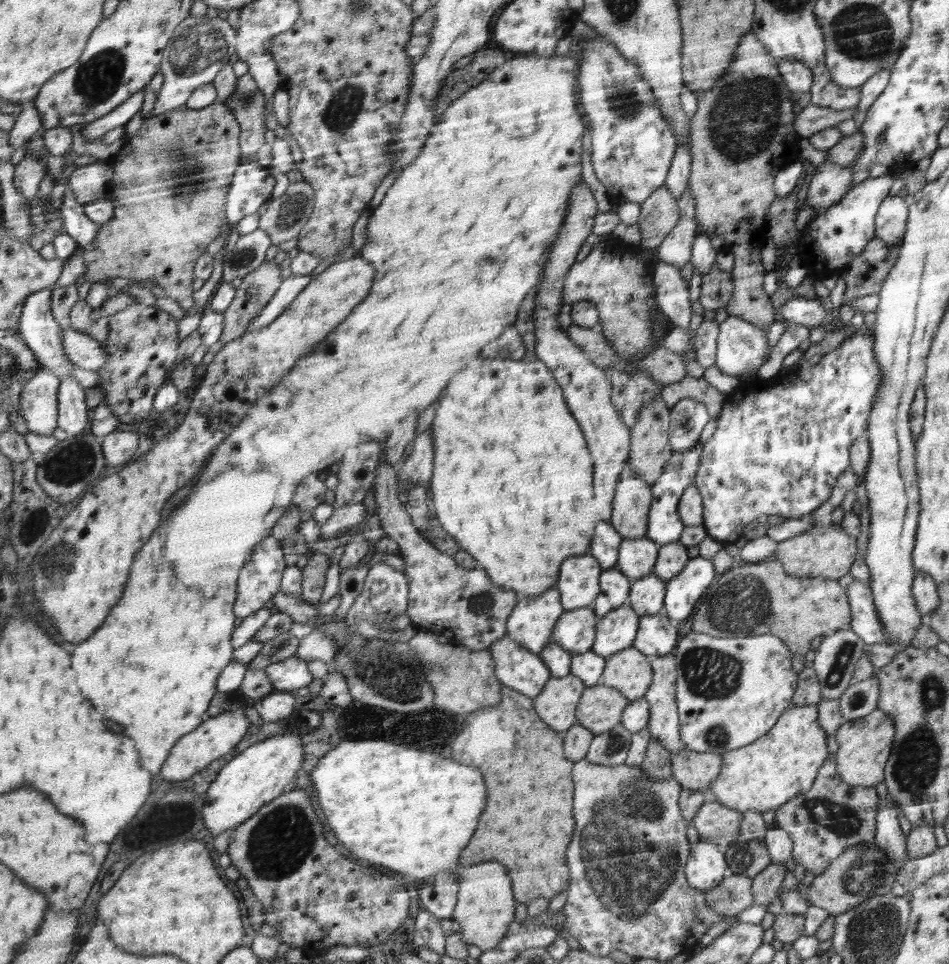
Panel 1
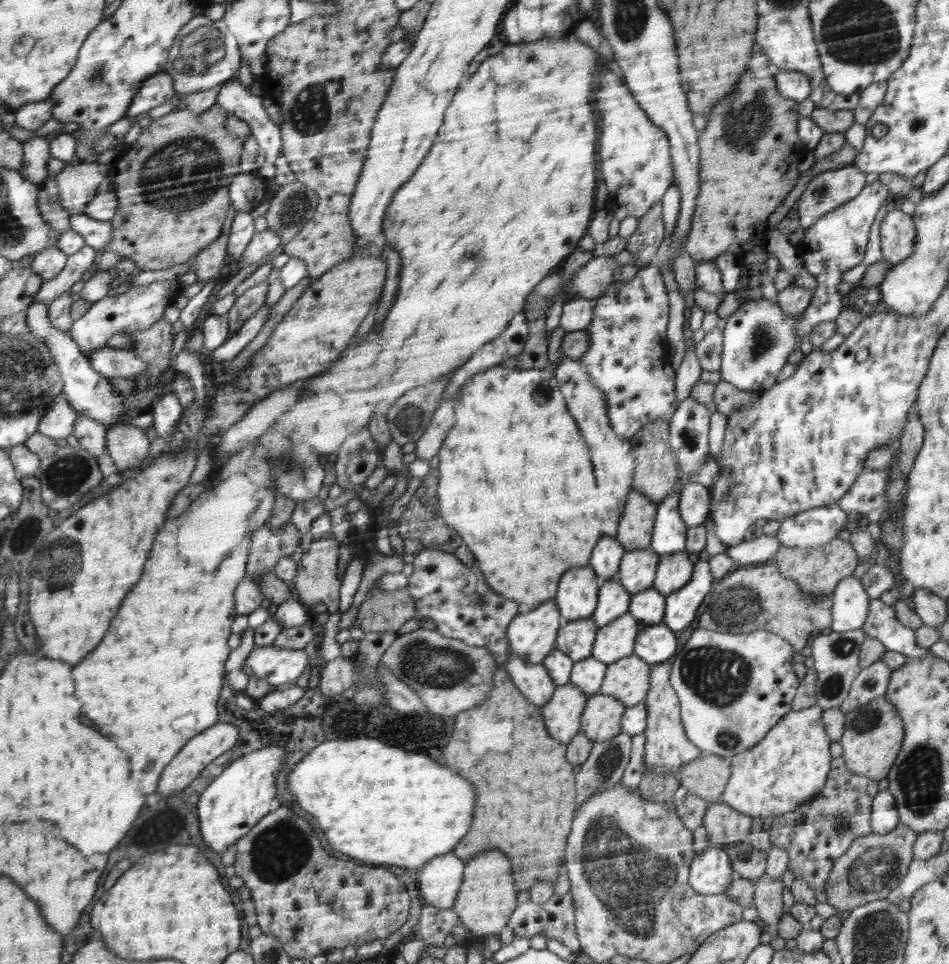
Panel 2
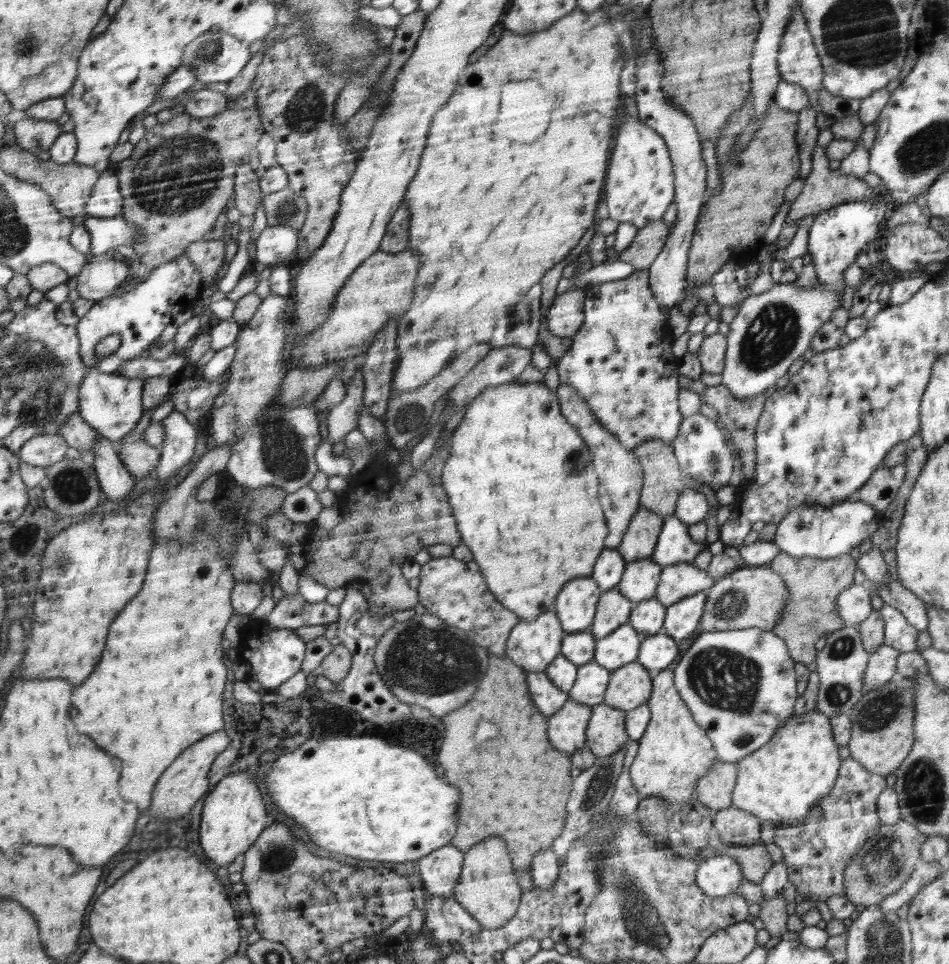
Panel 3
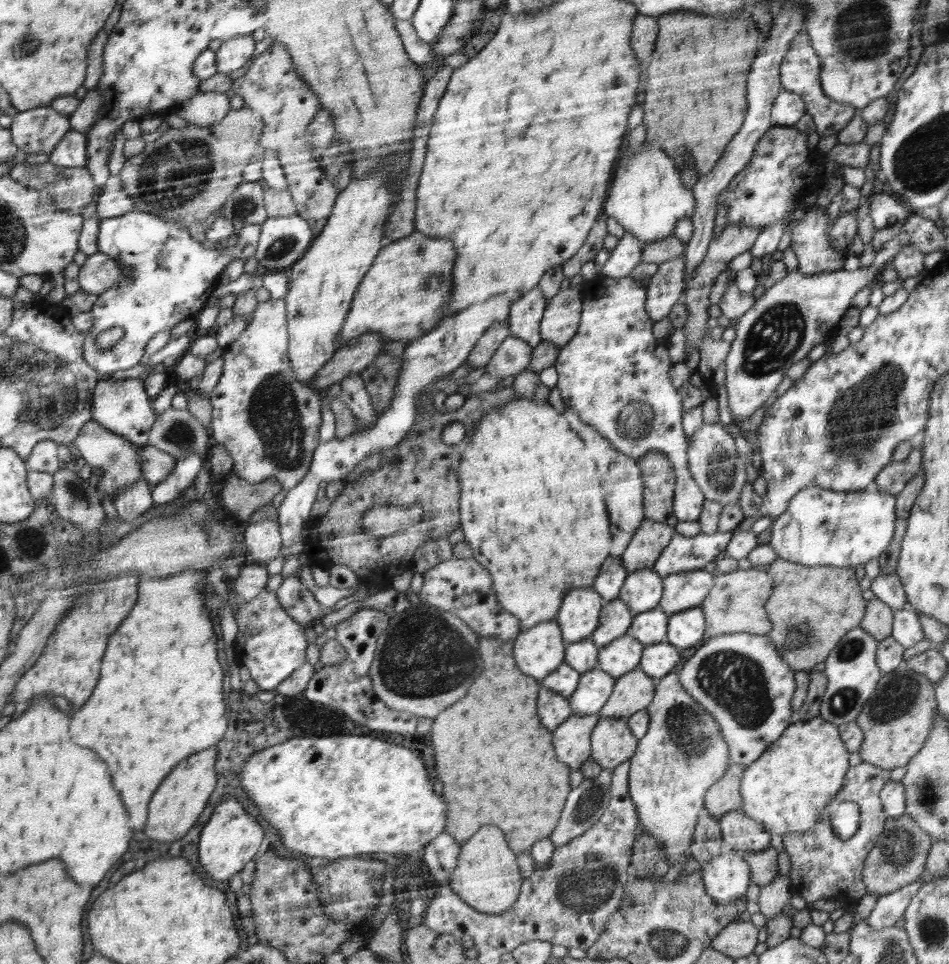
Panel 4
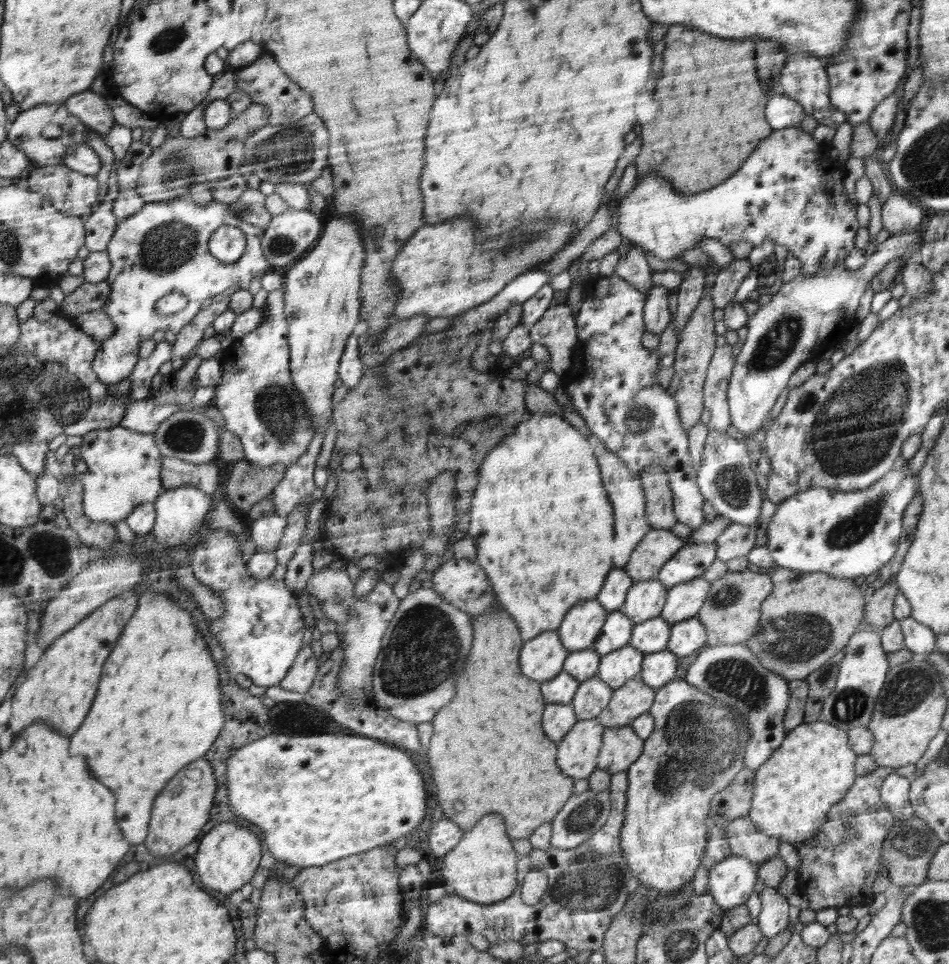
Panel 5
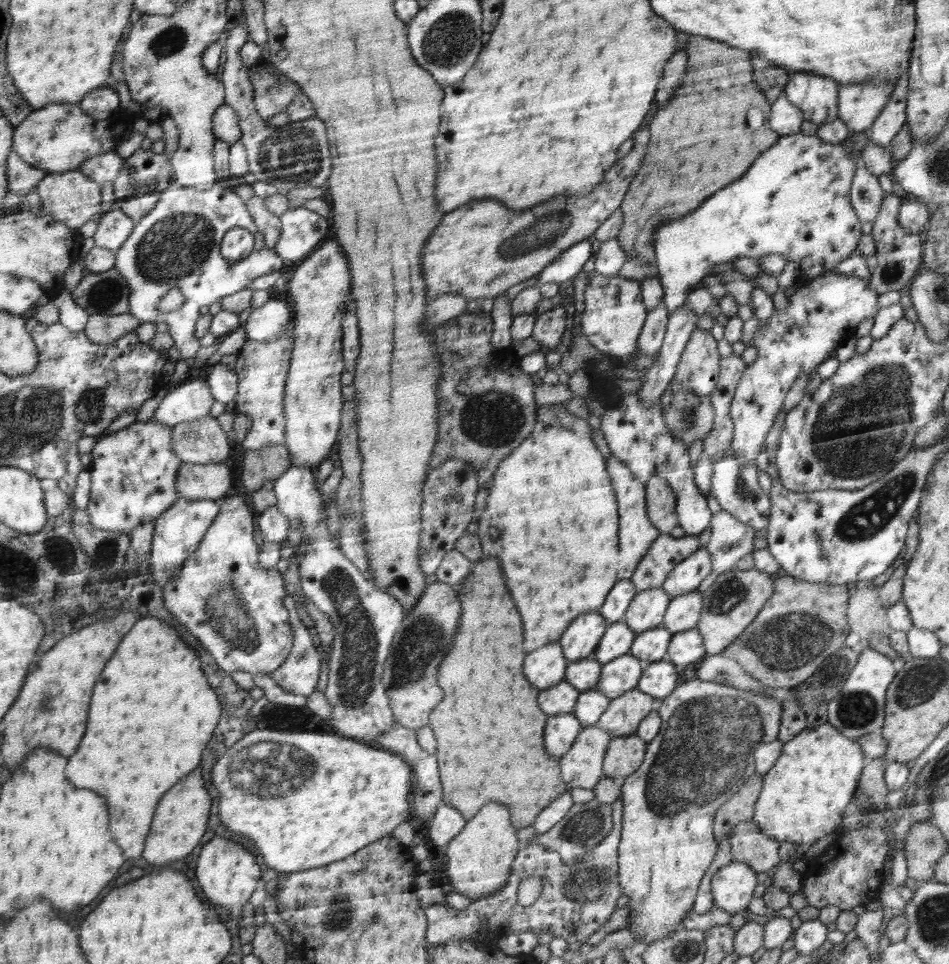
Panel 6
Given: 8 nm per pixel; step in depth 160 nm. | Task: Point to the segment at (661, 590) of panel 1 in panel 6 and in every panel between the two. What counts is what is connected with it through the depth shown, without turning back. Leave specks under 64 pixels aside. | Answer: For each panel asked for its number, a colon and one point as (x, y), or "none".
2: (649, 606)
3: (648, 616)
4: (651, 627)
5: (652, 636)
6: (651, 646)

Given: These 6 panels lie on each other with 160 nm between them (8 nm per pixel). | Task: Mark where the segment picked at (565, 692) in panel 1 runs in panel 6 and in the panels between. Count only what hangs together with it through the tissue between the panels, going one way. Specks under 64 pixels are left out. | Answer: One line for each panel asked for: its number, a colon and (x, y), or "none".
2: (563, 713)
3: (569, 726)
4: (573, 738)
5: (579, 750)
6: (582, 767)

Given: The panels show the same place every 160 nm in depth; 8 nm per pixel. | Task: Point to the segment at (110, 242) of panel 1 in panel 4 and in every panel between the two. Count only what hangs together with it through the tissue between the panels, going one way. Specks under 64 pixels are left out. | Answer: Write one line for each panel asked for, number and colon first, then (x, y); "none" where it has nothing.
2: (173, 181)
3: (177, 184)
4: (187, 174)

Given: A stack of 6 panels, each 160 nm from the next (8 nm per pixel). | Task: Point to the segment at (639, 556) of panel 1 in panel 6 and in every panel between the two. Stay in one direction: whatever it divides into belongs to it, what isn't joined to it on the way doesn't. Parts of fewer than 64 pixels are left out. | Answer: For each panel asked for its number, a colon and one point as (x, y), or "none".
2: (637, 571)
3: (640, 580)
4: (643, 590)
5: (644, 600)
6: (648, 608)

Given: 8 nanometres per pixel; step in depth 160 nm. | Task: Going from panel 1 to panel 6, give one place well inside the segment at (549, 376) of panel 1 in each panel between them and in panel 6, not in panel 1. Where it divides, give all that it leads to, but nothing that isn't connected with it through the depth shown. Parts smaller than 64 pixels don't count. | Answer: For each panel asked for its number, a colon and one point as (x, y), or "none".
2: (515, 483)
3: (521, 478)
4: (534, 513)
5: (542, 497)
6: (550, 516)

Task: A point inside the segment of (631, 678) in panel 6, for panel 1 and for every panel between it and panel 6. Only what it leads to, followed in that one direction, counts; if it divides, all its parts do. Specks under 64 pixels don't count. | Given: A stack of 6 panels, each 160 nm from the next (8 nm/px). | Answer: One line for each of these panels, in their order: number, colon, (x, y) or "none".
1: (617, 631)
2: (616, 640)
3: (620, 648)
4: (623, 655)
5: (617, 668)

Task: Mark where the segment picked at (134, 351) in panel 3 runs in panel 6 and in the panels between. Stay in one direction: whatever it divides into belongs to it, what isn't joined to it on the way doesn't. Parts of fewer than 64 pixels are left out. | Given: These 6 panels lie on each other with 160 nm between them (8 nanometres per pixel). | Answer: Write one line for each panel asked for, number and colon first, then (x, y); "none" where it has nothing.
4: (173, 273)
5: (163, 249)
6: (177, 245)

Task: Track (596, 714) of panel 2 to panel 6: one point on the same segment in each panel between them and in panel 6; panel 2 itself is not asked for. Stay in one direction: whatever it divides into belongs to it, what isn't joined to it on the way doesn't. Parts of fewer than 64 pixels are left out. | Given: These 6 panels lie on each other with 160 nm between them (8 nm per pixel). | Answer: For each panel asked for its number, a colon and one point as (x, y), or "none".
3: (606, 734)
4: (613, 742)
5: (622, 746)
6: (625, 754)

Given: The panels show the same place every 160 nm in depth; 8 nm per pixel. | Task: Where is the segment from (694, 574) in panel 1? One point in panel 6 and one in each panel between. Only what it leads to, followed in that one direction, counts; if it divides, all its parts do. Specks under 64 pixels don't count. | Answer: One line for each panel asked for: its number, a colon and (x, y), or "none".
2: (681, 606)
3: (681, 620)
4: (685, 628)
5: (687, 636)
6: (686, 647)

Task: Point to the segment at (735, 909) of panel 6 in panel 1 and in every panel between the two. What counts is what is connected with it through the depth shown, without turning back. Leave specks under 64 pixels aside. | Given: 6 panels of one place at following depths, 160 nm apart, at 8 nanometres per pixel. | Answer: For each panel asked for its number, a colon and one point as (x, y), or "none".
1: (705, 868)
2: (712, 873)
3: (719, 875)
4: (726, 877)
5: (730, 882)

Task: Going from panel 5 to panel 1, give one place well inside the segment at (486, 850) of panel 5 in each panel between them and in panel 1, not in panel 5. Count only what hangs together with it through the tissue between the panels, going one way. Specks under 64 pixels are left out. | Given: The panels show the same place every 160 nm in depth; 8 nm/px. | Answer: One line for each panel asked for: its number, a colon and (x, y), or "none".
1: (485, 908)
2: (487, 895)
3: (488, 888)
4: (486, 876)

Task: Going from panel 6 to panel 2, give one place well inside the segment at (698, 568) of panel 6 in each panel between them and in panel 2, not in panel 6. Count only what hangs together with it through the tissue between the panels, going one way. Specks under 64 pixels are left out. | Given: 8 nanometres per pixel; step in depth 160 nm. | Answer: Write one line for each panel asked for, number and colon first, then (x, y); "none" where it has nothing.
2: (669, 536)
3: (675, 544)
4: (682, 554)
5: (693, 560)

